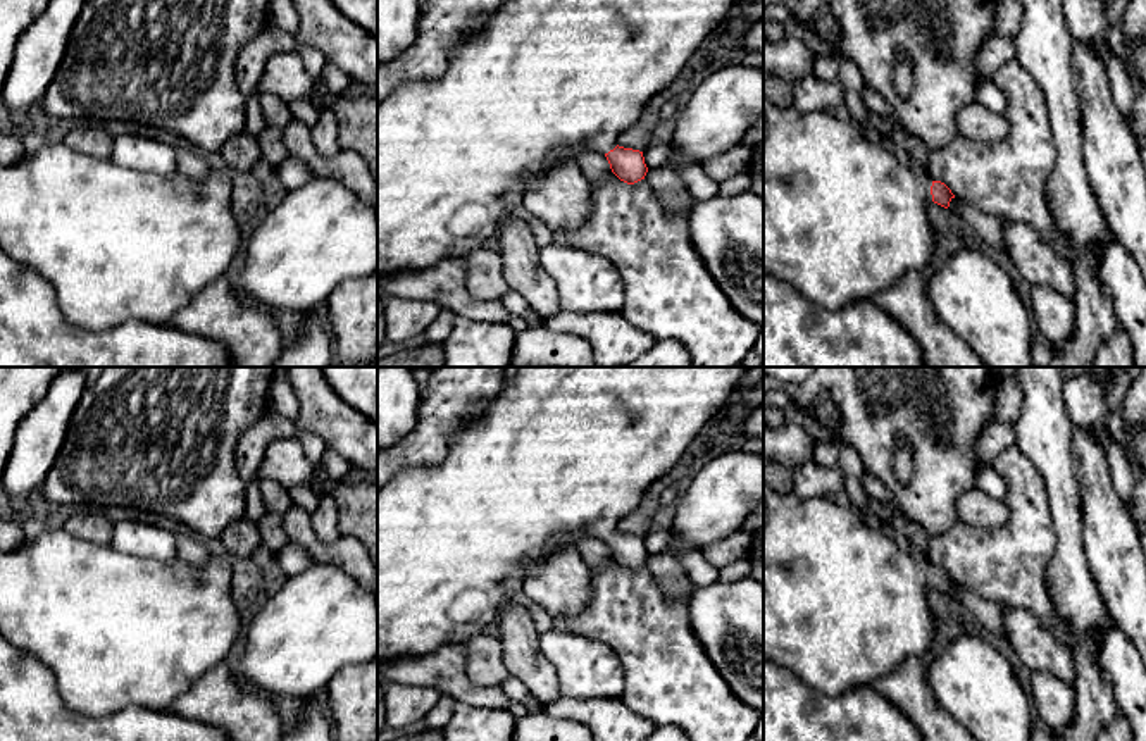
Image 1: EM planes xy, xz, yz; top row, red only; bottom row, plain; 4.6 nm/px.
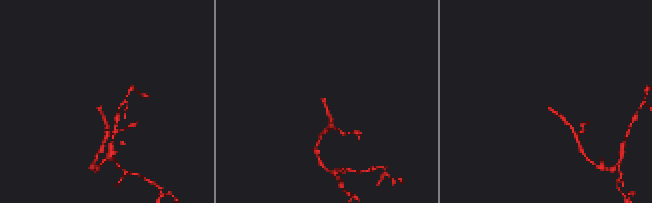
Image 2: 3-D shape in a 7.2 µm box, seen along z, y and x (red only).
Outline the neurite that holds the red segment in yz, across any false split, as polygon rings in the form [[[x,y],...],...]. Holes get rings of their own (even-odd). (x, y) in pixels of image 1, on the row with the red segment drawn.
[[[763,95],[763,272],[788,283],[810,302],[839,310],[856,300],[870,300],[906,272],[920,272],[937,262],[937,238],[929,221],[929,203],[944,209],[951,190],[900,164],[865,129],[834,112],[801,112],[794,105],[775,105]]]

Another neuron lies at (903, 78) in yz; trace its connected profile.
[[[900,59],[893,76],[894,88],[900,95],[906,97],[913,86],[913,72],[908,59]]]

